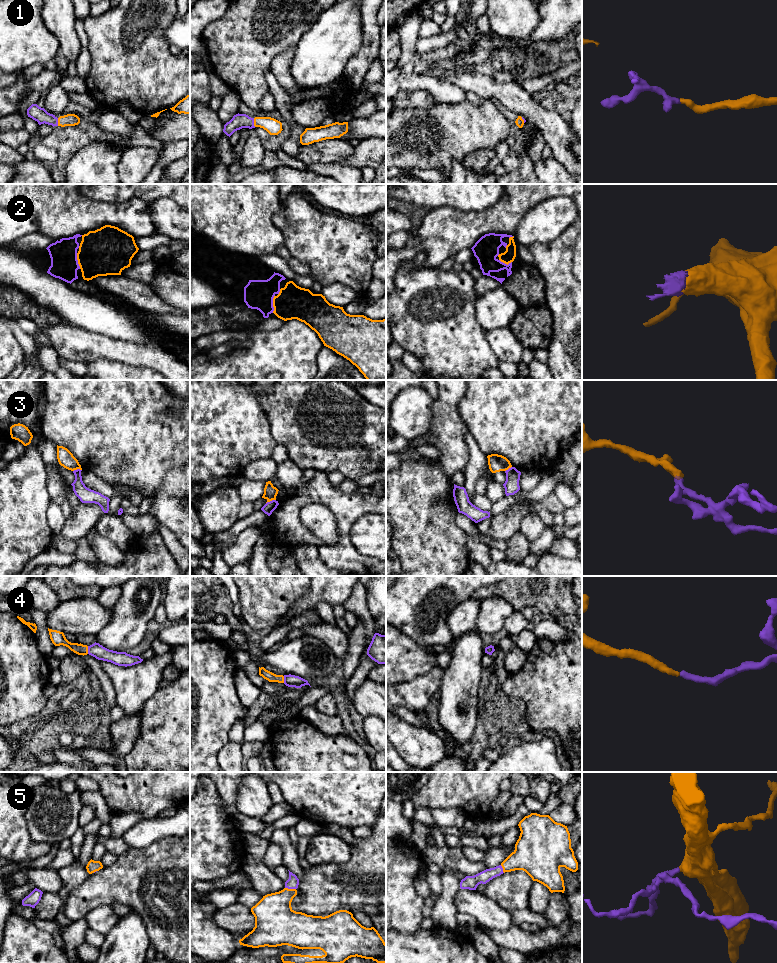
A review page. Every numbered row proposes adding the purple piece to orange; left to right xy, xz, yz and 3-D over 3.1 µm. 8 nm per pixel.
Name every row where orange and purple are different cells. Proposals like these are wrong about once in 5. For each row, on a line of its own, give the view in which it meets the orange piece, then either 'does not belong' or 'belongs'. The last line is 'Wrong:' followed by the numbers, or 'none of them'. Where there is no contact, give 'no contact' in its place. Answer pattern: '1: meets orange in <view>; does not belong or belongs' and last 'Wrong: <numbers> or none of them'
1: meets orange in xz; belongs
2: meets orange in xz; belongs
3: meets orange in xz; does not belong
4: meets orange in xy; belongs
5: meets orange in xz; belongs
Wrong: 3

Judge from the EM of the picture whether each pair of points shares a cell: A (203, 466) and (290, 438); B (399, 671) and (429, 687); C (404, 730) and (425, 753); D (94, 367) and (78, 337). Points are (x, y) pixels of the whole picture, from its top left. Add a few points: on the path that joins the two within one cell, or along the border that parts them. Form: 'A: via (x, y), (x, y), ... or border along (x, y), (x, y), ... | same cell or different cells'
A: border along (267, 420), (270, 426), (270, 434), (277, 444) | different cells
B: border along (433, 666), (410, 680), (396, 684) | different cells
C: via (406, 736), (419, 749) | same cell
D: border along (115, 361), (97, 358), (87, 362) | different cells

